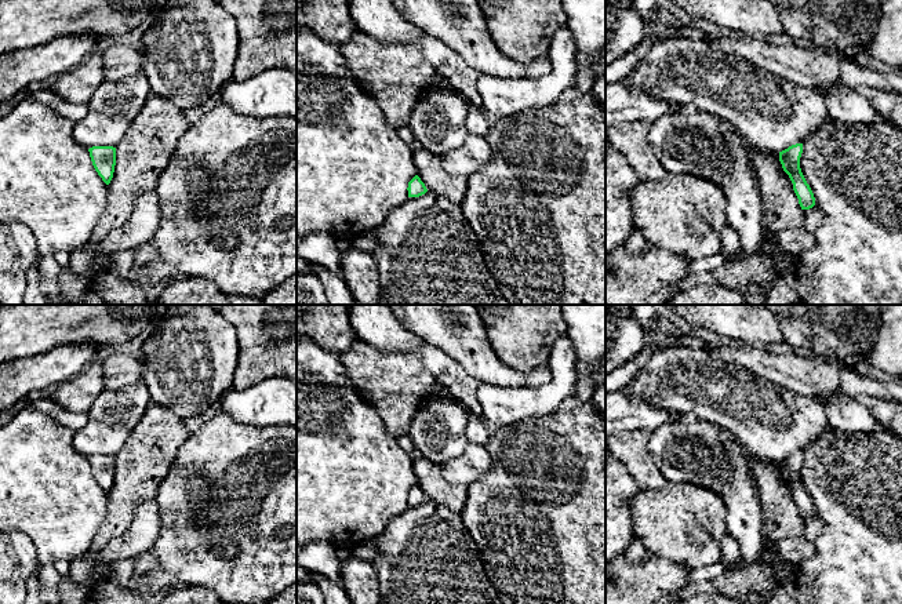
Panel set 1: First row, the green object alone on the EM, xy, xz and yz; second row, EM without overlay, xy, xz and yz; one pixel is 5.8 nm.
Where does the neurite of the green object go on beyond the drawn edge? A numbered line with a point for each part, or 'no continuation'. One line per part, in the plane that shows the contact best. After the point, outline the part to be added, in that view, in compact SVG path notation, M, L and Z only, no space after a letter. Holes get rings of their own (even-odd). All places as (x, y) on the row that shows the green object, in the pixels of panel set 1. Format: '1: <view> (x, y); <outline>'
no continuation

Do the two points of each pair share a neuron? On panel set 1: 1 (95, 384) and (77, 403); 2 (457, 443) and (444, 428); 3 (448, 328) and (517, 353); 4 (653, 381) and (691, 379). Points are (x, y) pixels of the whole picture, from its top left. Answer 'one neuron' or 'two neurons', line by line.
1: one neuron
2: one neuron
3: two neurons
4: one neuron

